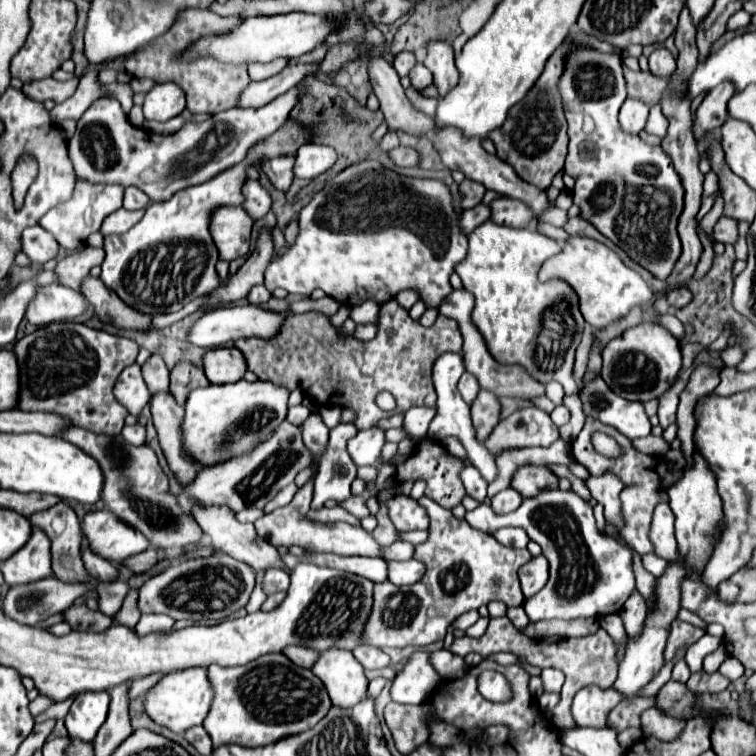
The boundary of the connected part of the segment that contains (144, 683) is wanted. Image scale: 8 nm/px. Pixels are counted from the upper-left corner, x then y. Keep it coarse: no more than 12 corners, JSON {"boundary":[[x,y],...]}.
{"boundary":[[163,675],[135,679],[129,701],[145,695]]}

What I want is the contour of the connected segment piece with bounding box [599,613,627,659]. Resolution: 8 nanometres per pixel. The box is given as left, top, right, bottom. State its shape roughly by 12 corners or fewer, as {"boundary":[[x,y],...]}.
{"boundary":[[617,613],[599,619],[599,625],[619,643],[625,653],[625,629]]}

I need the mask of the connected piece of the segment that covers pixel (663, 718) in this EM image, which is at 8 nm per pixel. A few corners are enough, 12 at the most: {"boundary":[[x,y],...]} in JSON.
{"boundary":[[655,707],[641,713],[641,731],[672,741],[685,721],[659,713]]}

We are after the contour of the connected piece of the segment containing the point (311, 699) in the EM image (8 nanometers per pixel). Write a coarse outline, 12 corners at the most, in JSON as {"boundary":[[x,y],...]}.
{"boundary":[[283,653],[207,667],[213,747],[315,727],[325,685]]}

